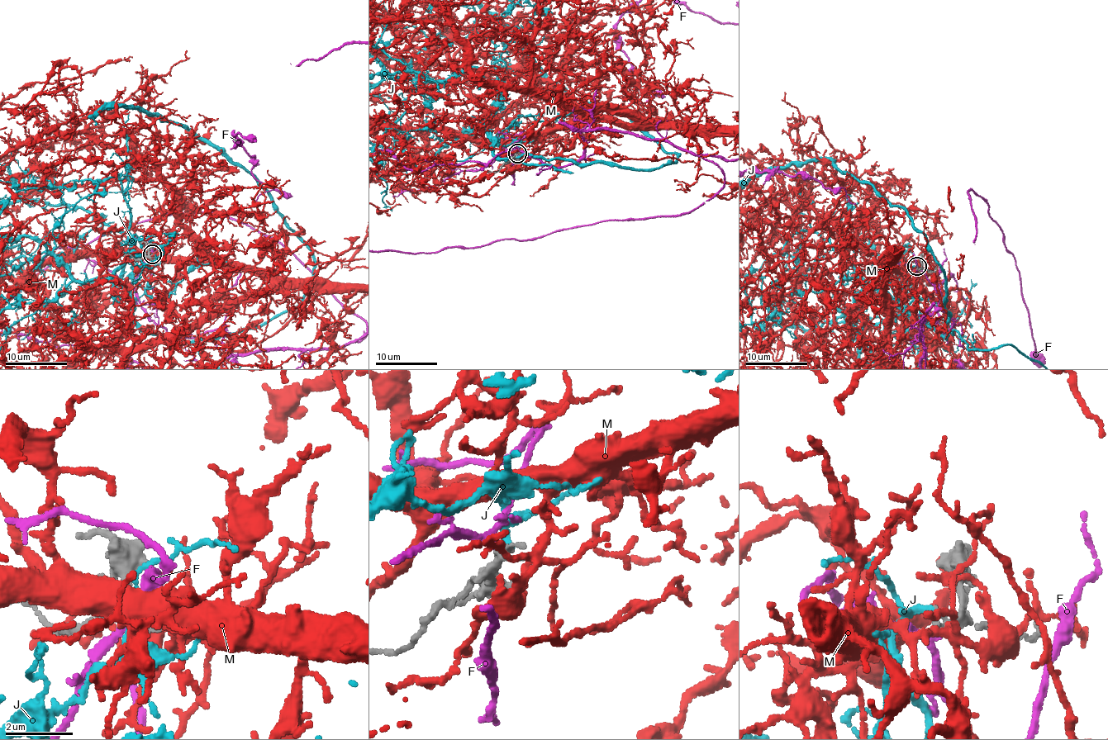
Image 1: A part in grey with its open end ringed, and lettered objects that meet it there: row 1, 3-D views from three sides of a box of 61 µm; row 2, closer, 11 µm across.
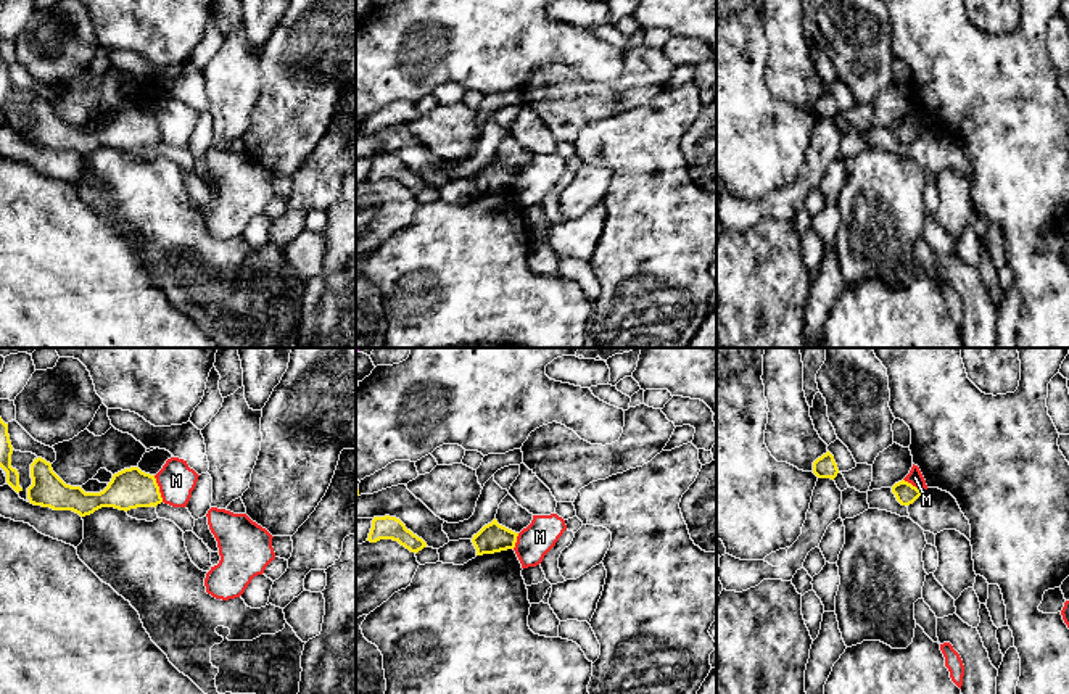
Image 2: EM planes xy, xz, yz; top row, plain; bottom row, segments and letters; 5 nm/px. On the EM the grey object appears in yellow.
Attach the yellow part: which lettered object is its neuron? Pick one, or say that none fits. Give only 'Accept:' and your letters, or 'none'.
Accept: J

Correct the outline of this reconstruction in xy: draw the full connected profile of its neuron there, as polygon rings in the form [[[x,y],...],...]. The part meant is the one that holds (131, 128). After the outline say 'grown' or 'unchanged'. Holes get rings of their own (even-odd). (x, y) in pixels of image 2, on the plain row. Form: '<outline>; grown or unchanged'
[[[42,97],[31,103],[32,124],[27,138],[34,145],[53,150],[72,150],[80,156],[90,155],[101,147],[130,150],[137,147],[156,147],[163,142],[155,114],[138,106],[124,108],[113,114],[108,126],[100,132],[85,132],[80,126],[66,124]]]; unchanged

